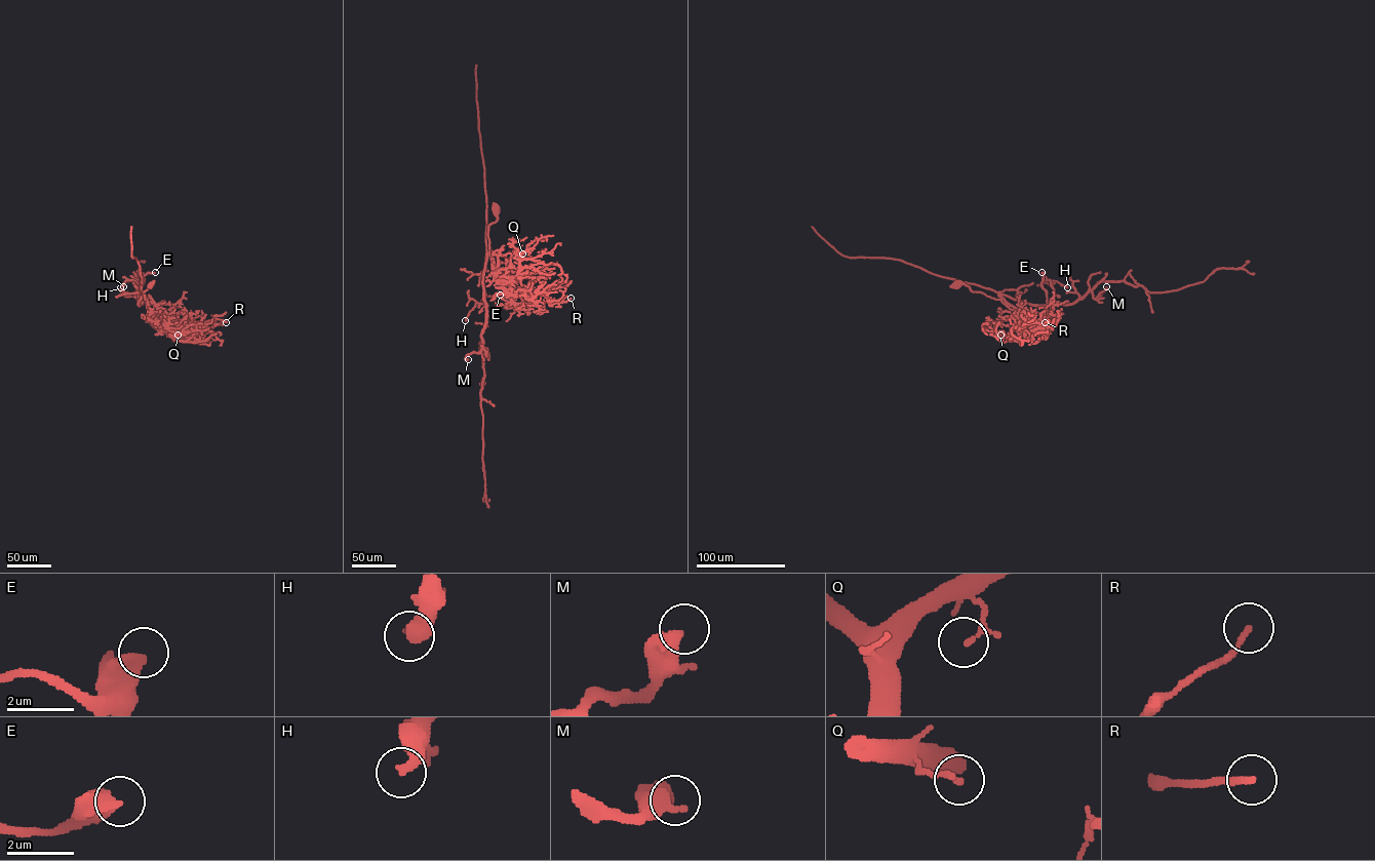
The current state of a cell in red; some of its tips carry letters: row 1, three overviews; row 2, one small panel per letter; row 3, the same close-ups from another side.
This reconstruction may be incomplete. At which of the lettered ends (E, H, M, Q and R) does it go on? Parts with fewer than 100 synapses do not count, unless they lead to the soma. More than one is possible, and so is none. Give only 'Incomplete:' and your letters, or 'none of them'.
Incomplete: none of them

